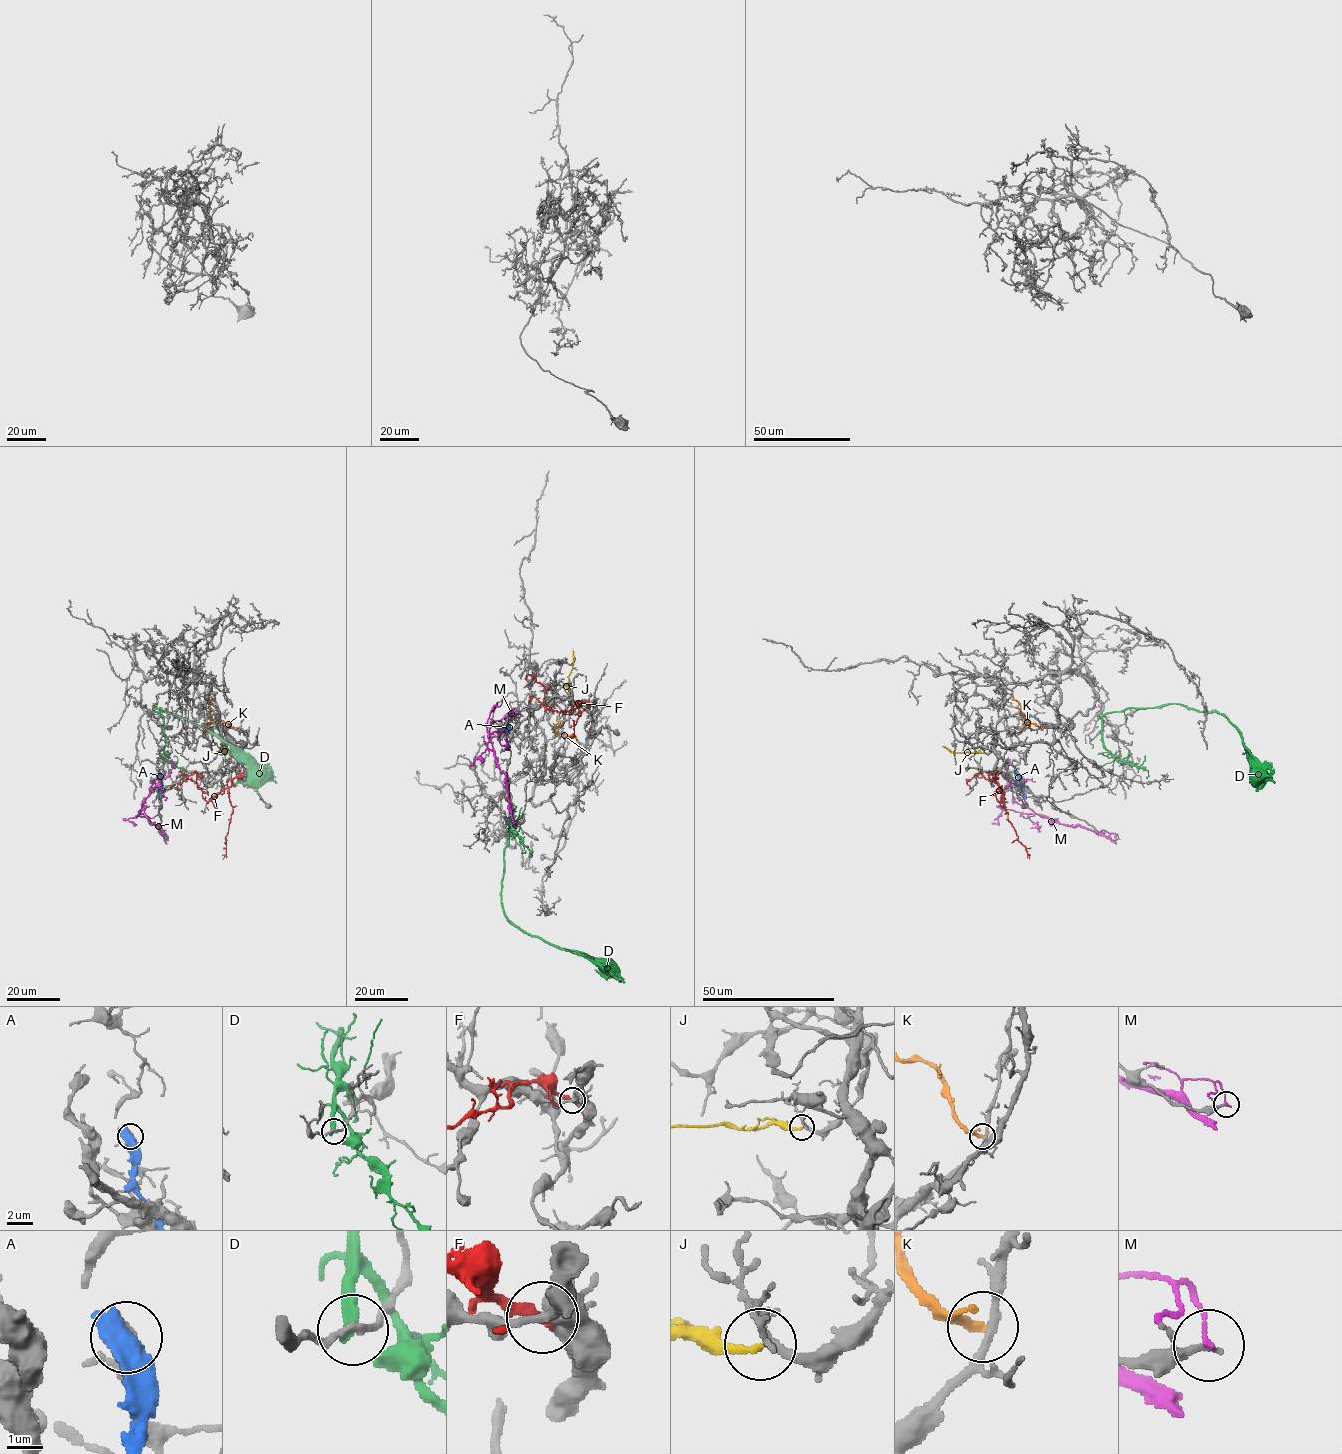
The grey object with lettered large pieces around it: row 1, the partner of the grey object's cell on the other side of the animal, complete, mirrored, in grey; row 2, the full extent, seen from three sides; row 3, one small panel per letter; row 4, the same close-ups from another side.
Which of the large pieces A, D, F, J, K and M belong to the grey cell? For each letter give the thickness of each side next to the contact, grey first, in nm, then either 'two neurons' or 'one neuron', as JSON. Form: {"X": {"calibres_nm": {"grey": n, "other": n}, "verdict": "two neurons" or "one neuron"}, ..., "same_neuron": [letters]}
{"A": {"calibres_nm": {"grey": 240, "other": 700}, "verdict": "two neurons"}, "D": {"calibres_nm": {"grey": 200, "other": 400}, "verdict": "two neurons"}, "F": {"calibres_nm": {"grey": 380, "other": 280}, "verdict": "one neuron"}, "J": {"calibres_nm": {"grey": 200, "other": 180}, "verdict": "one neuron"}, "K": {"calibres_nm": {"grey": 220, "other": 240}, "verdict": "two neurons"}, "M": {"calibres_nm": {"grey": 130, "other": 120}, "verdict": "two neurons"}, "same_neuron": ["F", "J"]}

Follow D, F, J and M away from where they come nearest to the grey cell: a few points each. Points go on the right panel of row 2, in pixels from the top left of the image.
D: (1122, 764), (1104, 745), (1102, 717), (1128, 708), (1186, 705), (1221, 713), (1240, 733), (1251, 757), (1274, 782)
F: (997, 772), (994, 780), (1003, 791), (1003, 801), (999, 786), (979, 772), (966, 783), (971, 788)
J: (984, 753), (952, 753), (942, 746)
M: (1118, 838), (1115, 833), (1103, 835), (1041, 817), (1017, 803), (1005, 778), (1010, 759)

